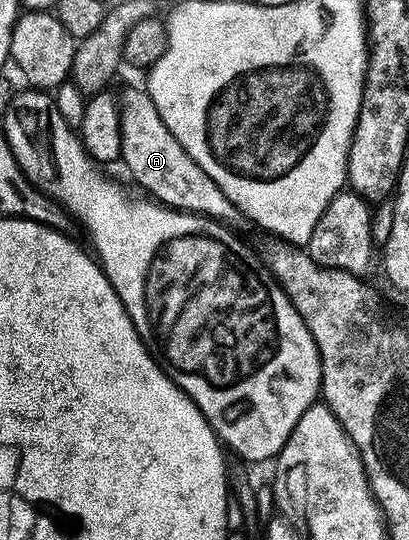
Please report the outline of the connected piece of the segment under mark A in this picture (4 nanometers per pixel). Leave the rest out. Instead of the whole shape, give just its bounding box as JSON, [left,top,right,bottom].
[120,88,244,224]

